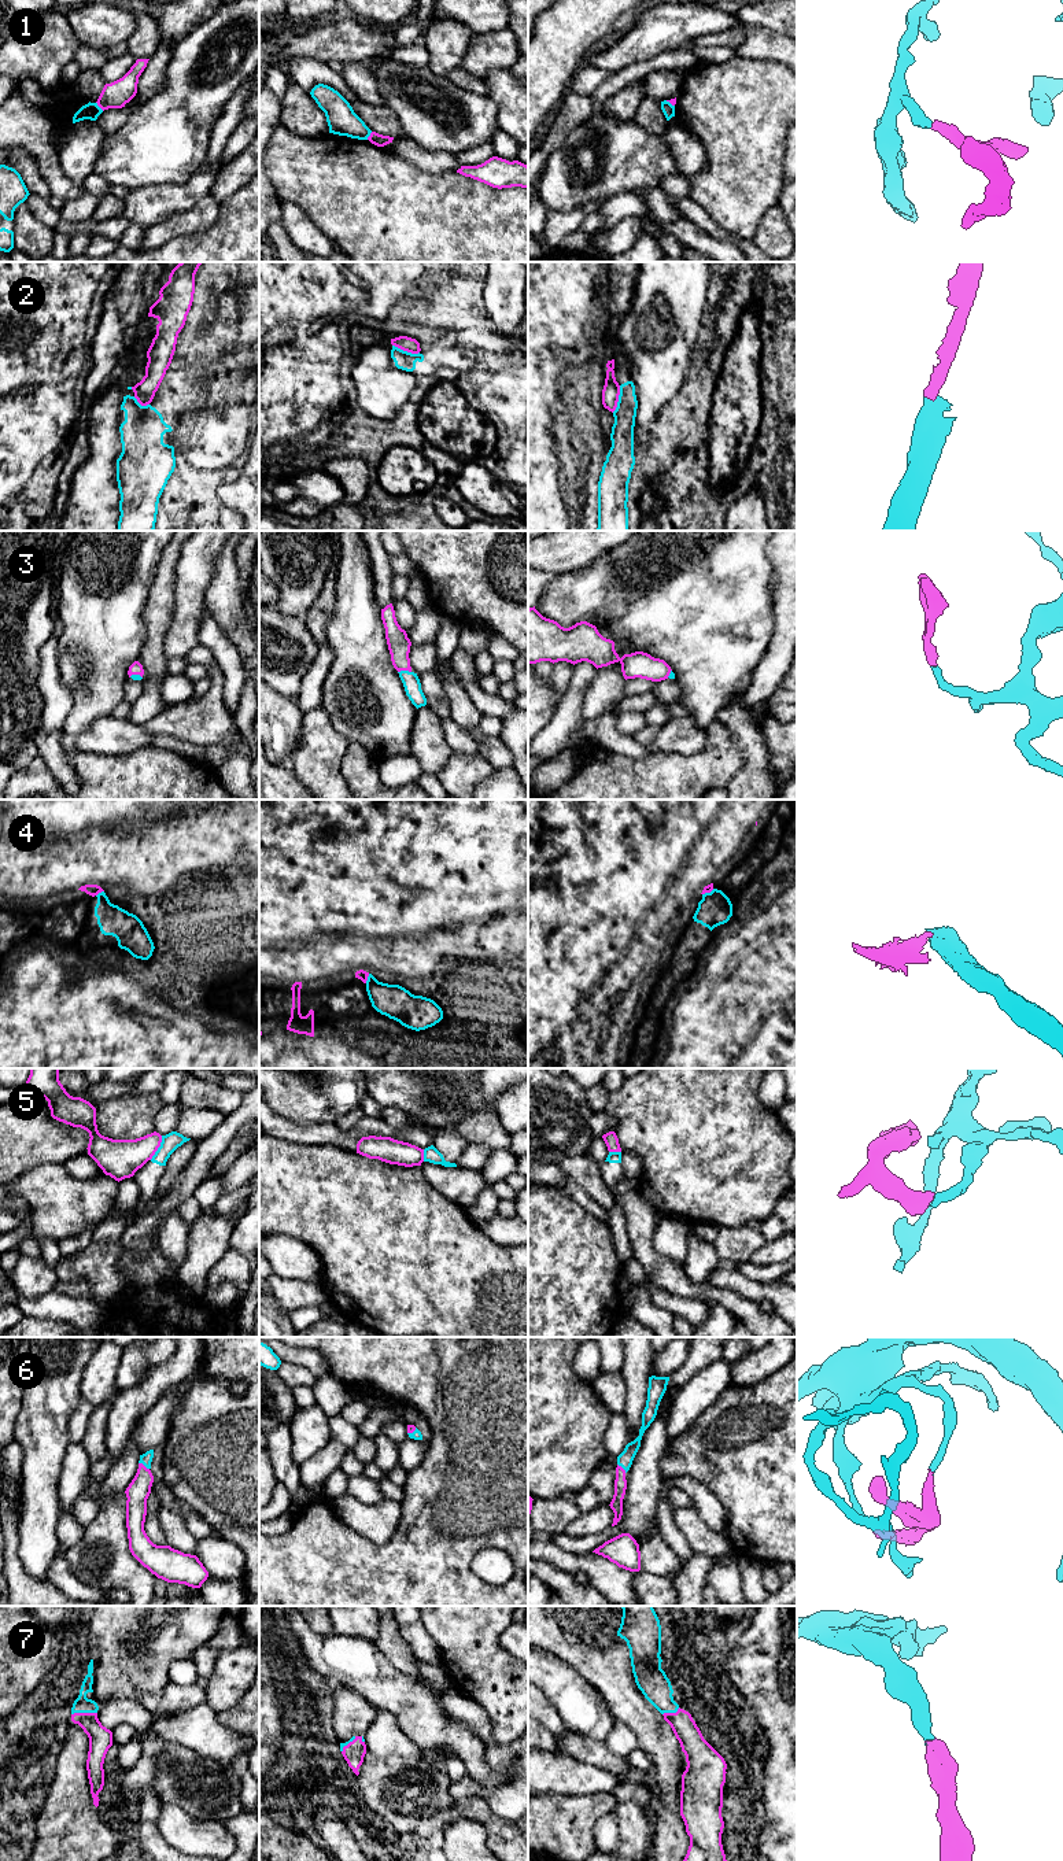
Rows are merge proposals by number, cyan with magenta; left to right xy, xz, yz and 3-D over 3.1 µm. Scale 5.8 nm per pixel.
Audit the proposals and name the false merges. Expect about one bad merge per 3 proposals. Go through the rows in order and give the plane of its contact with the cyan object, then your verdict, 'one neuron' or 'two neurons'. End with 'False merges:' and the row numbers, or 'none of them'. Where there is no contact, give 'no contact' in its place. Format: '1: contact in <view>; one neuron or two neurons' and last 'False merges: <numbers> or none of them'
1: contact in xy; two neurons
2: contact in xz; two neurons
3: contact in xz; one neuron
4: contact in xz; two neurons
5: contact in xy; two neurons
6: contact in xy; one neuron
7: contact in xy; one neuron
False merges: 1, 2, 4, 5

